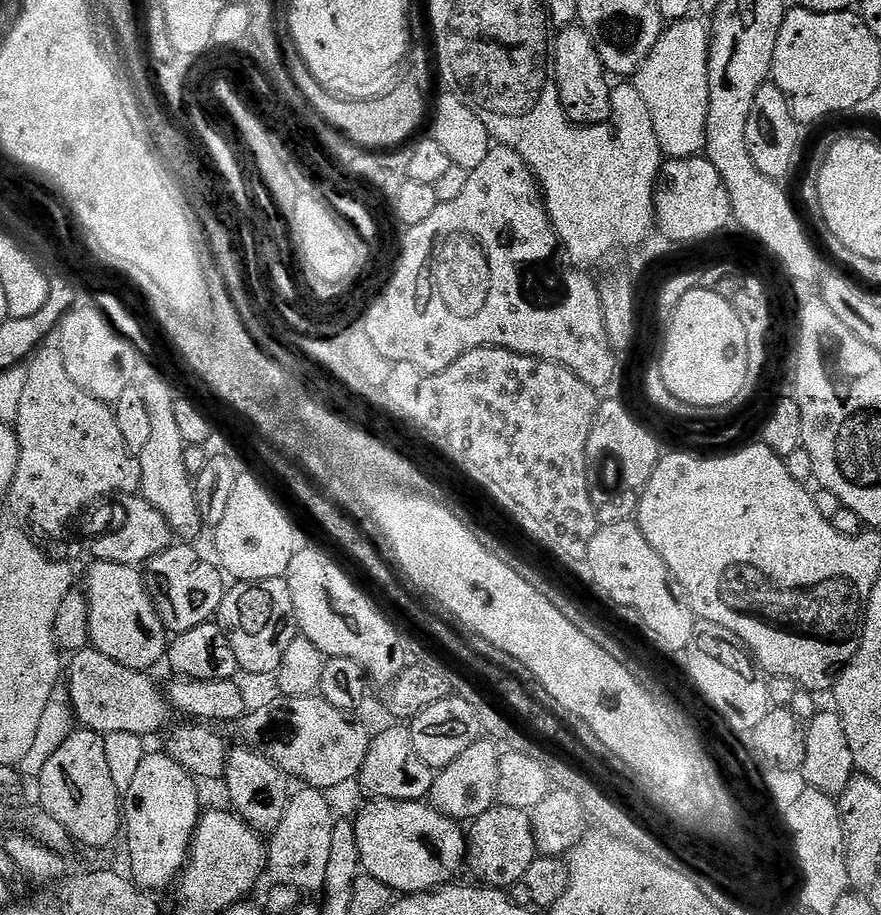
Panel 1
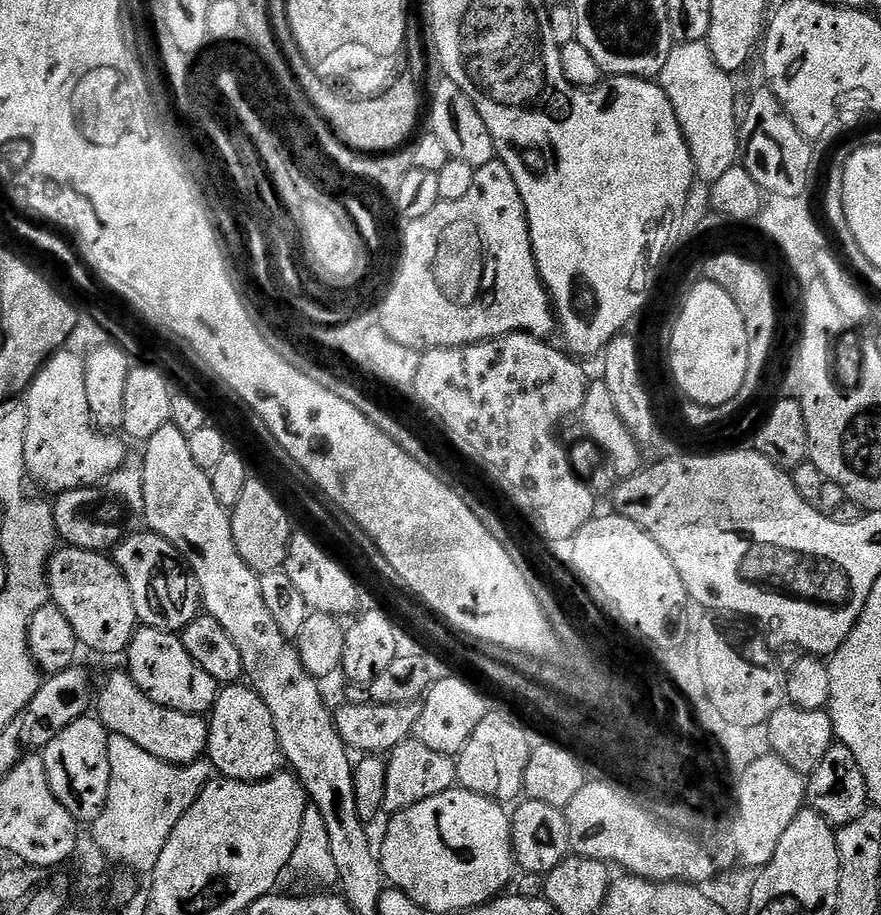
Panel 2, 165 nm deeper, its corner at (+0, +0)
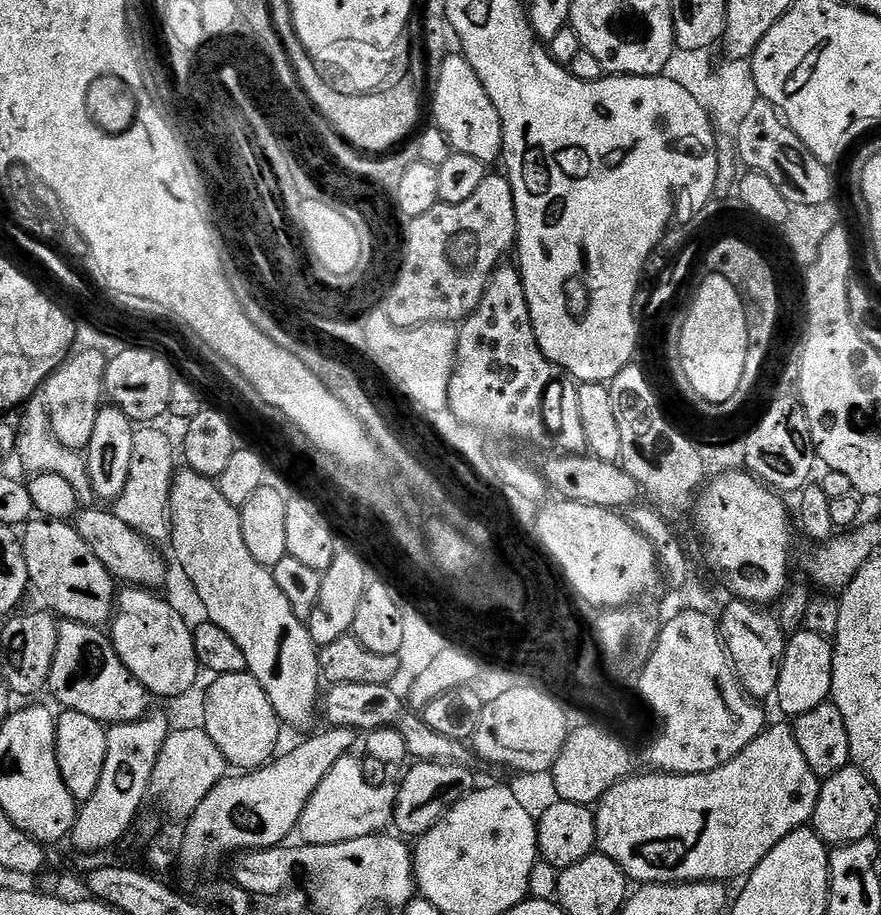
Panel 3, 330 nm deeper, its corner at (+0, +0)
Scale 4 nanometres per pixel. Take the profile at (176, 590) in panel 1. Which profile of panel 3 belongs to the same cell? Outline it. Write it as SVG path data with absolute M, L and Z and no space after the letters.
M104 506L85 507L83 510L77 511L74 516L74 526L78 530L78 534L82 538L82 542L86 542L86 546L90 546L90 550L94 550L94 554L98 558L98 562L102 562L102 566L106 566L106 570L117 581L123 582L128 586L139 586L149 590L156 590L163 585L167 576L169 565L160 557L160 552L153 541L147 537L141 536L122 522L115 514L115 511L108 512Z

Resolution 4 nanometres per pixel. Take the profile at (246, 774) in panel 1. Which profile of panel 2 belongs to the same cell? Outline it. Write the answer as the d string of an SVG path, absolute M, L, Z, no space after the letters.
M237 682L221 687L207 722L206 756L223 779L253 784L259 780L269 780L281 771L282 757L274 718L270 718L266 702L262 702L262 698L247 683Z

